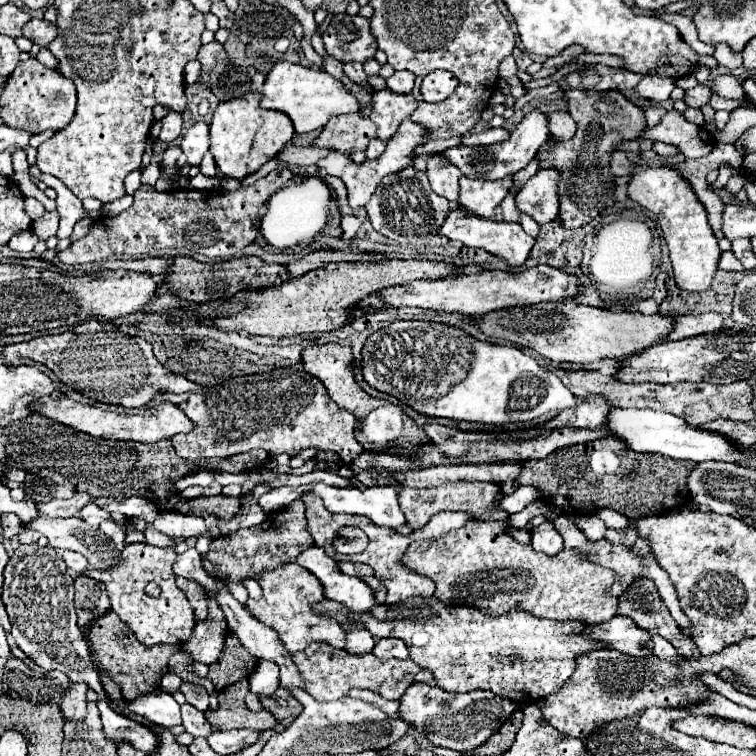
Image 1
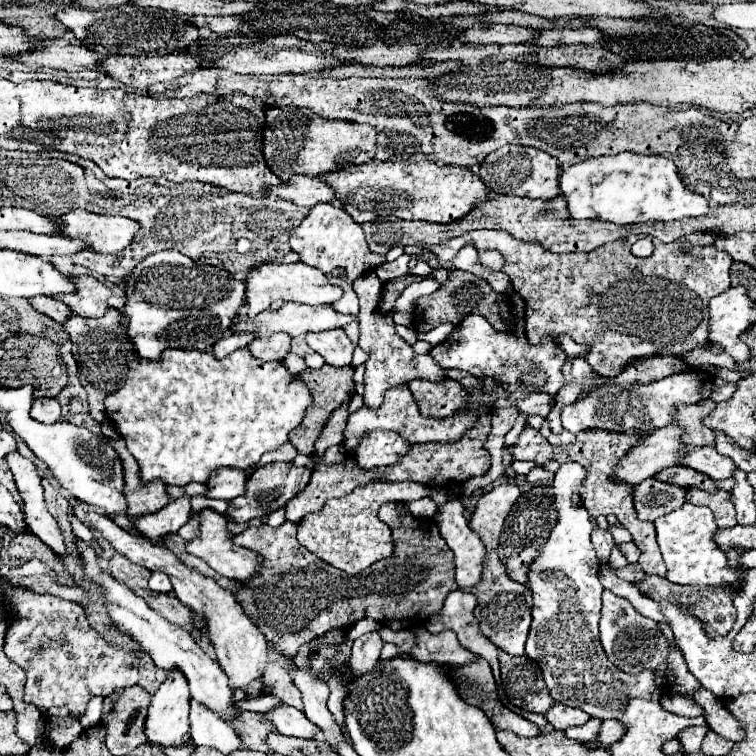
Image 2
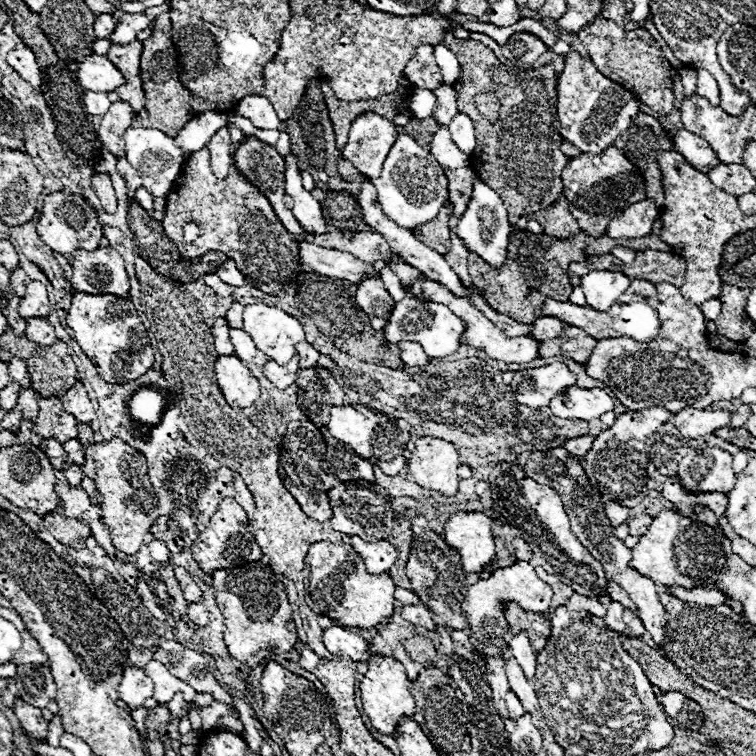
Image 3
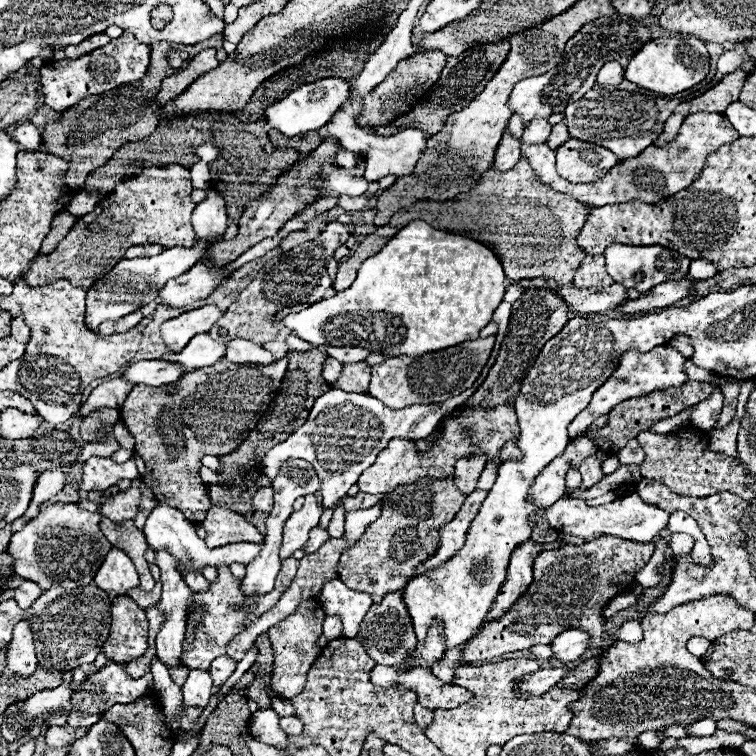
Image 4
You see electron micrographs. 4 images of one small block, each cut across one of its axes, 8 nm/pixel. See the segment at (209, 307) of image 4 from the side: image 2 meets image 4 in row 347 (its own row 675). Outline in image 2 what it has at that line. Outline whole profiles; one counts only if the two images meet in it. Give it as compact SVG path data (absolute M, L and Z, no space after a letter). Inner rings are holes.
M174 668L152 696L146 716L146 736L154 744L180 746L190 732L188 726L190 690L186 676Z

